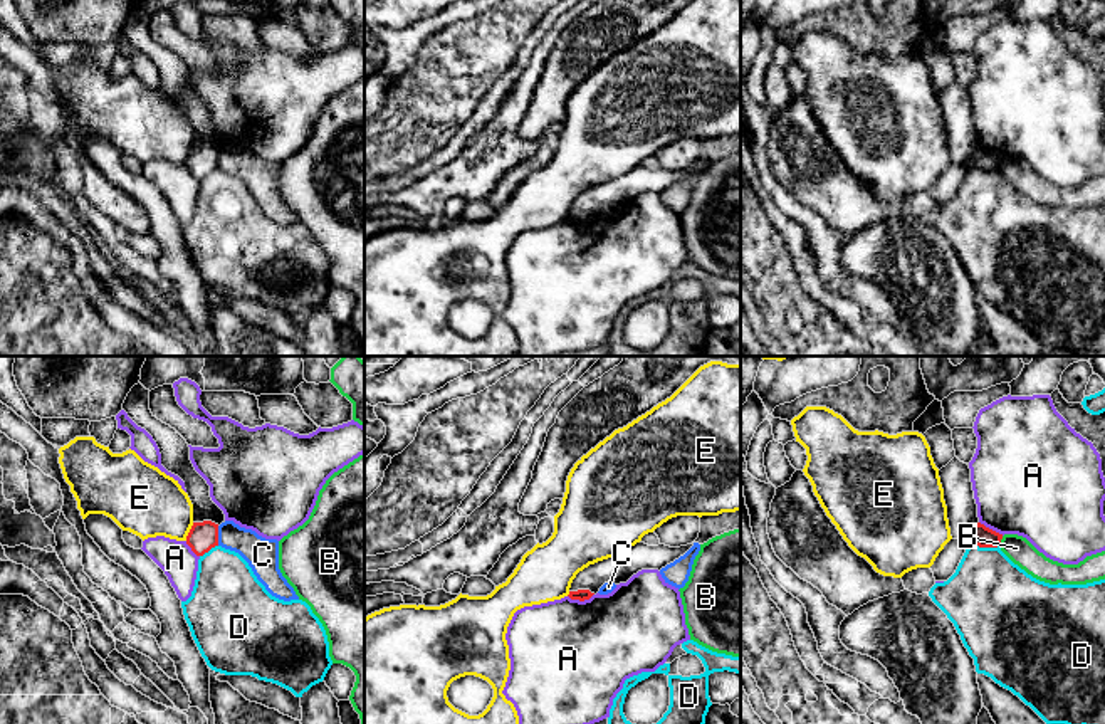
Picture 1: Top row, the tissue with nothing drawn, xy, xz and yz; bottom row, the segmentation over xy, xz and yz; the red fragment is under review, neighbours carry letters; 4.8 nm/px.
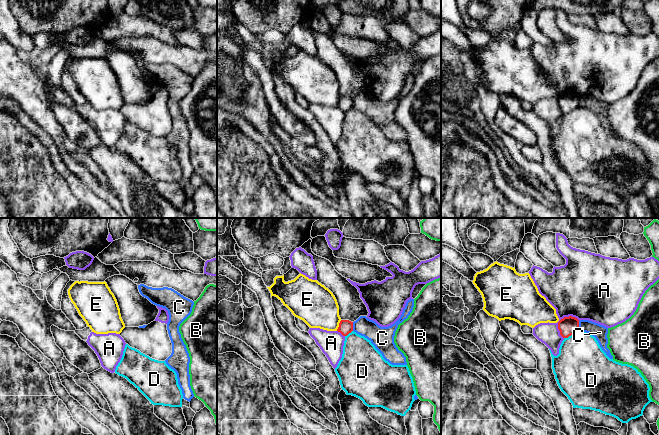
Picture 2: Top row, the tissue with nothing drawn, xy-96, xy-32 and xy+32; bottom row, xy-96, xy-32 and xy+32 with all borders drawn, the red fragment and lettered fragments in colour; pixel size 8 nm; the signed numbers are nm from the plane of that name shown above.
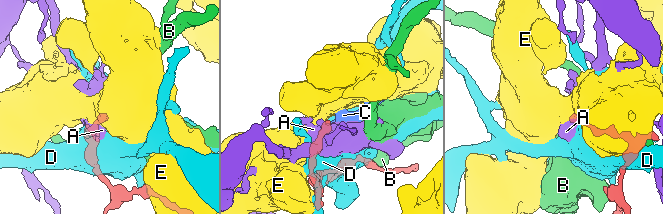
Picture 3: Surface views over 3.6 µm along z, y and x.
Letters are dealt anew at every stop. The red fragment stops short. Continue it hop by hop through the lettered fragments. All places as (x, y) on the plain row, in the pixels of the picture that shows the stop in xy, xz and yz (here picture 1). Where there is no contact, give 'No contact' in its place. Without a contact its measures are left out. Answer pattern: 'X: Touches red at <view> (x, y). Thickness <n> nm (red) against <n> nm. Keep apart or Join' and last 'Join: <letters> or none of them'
A: Touches red at xz (580, 224). Thickness 60 nm (red) against 500 nm. Keep apart
B: Touches red at yz (1000, 165). Thickness 100 nm (red) against 120 nm. Keep apart
C: Touches red at xy (217, 160). Thickness 140 nm (red) against 160 nm. Join
D: Touches red at yz (983, 170). Thickness 100 nm (red) against 400 nm. Keep apart
E: Touches red at xy (190, 155). Thickness 140 nm (red) against 320 nm. Keep apart
Join: C

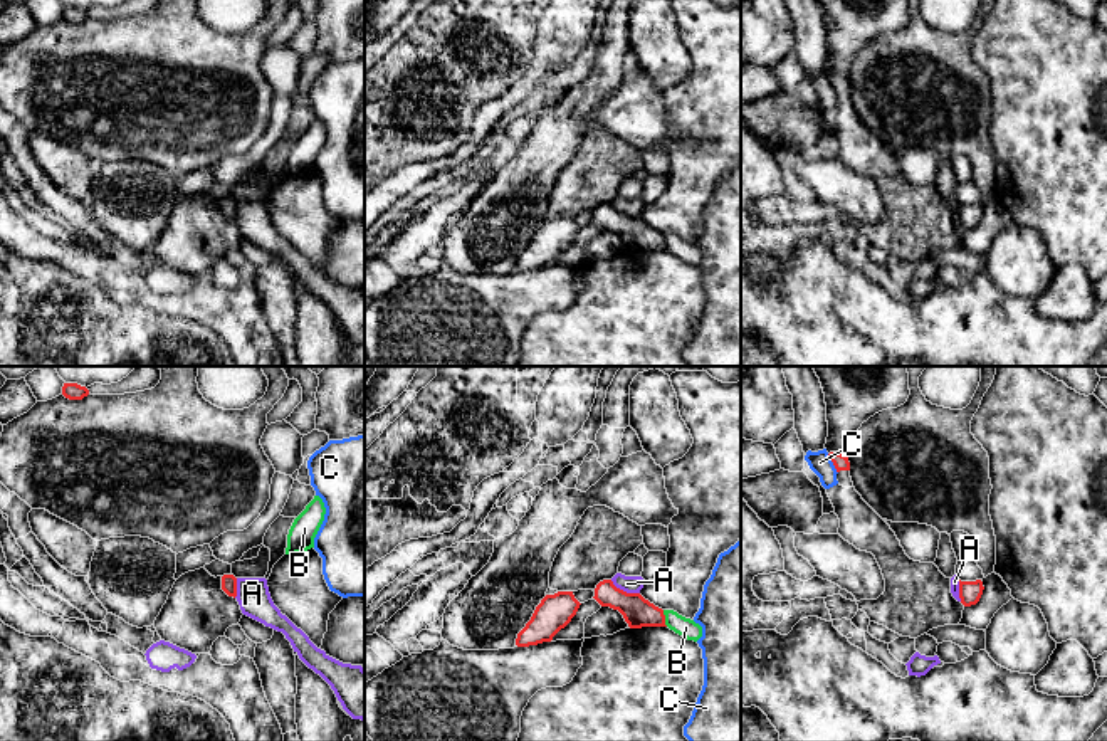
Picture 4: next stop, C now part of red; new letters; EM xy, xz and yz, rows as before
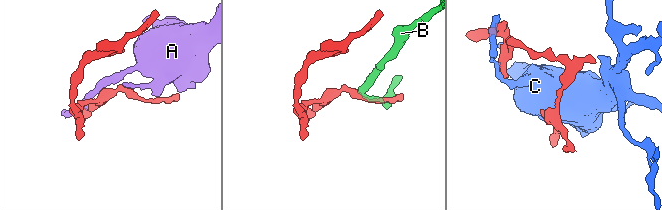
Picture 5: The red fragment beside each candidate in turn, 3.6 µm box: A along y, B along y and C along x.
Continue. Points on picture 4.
A: Touches red at xz (625, 215). Thickness 140 nm (red) against 80 nm. Keep apart
B: Touches red at xz (664, 242). Thickness 140 nm (red) against 90 nm. Keep apart
C: Touches red at yz (834, 88). Thickness 70 nm (red) against 110 nm. Keep apart
Join: none of them

